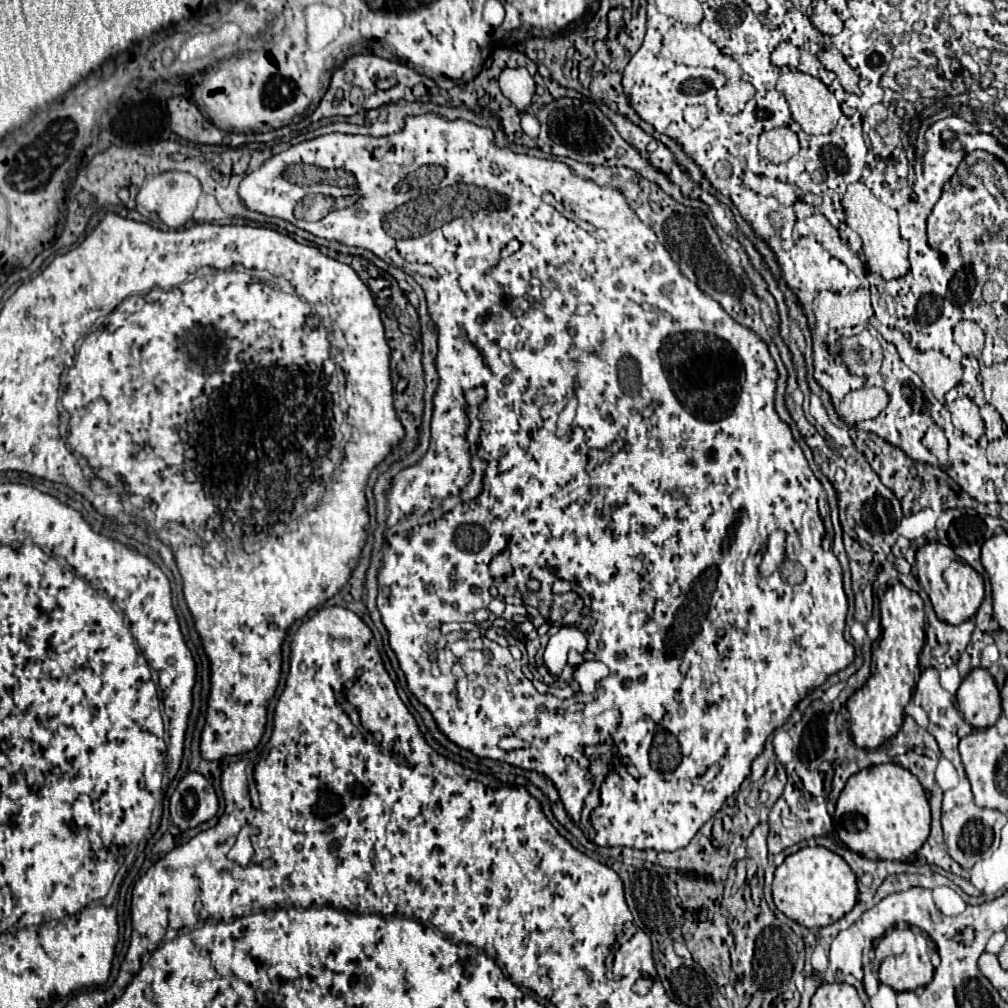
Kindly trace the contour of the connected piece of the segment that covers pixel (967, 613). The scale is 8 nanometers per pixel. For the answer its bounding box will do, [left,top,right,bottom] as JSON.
[917,543,983,625]

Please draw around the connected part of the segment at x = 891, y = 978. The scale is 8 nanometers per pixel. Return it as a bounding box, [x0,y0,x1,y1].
[875,929,933,993]

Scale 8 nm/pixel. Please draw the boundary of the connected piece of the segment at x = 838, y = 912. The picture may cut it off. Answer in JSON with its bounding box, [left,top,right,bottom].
[773,847,857,929]

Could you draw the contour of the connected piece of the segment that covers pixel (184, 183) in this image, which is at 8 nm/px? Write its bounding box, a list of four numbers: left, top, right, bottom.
[135,171,201,229]

